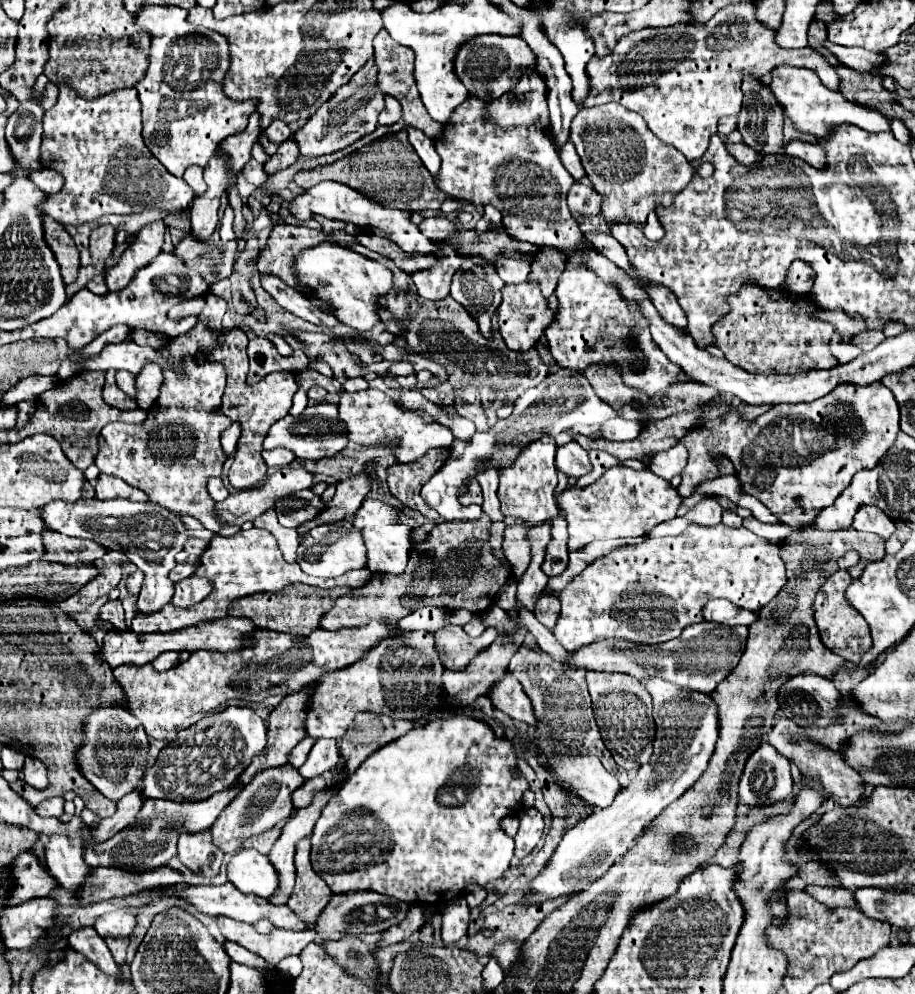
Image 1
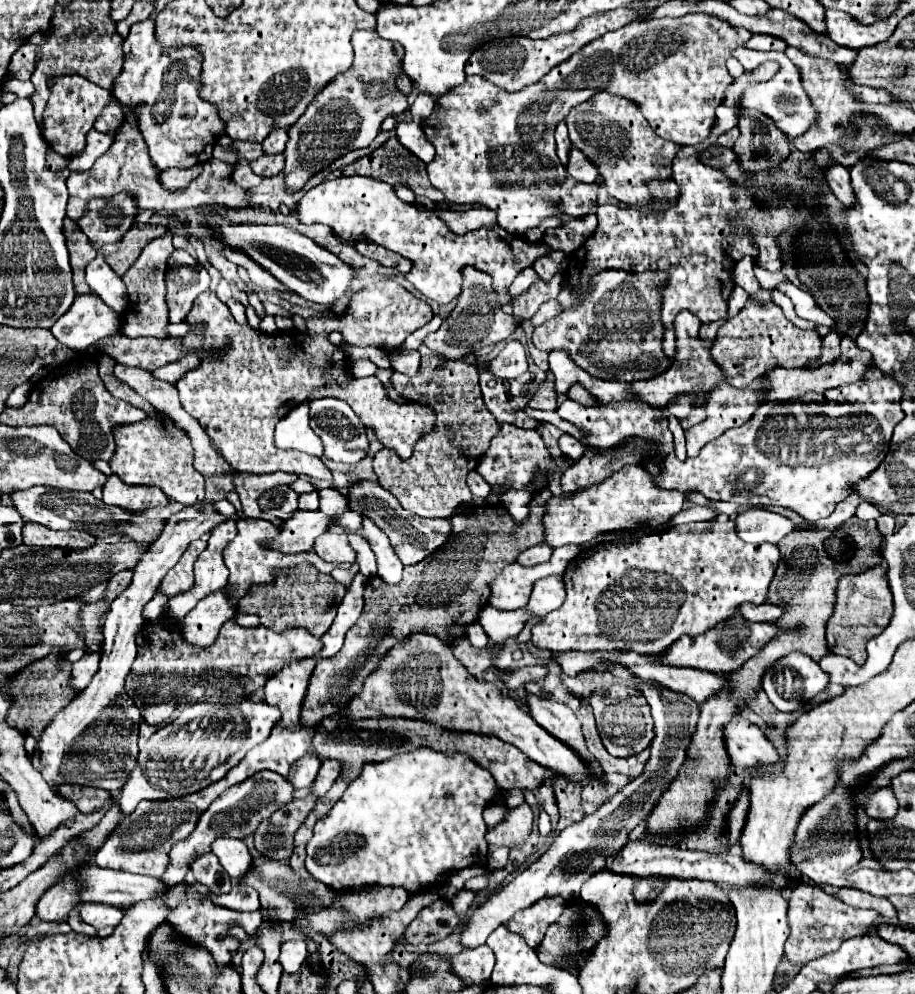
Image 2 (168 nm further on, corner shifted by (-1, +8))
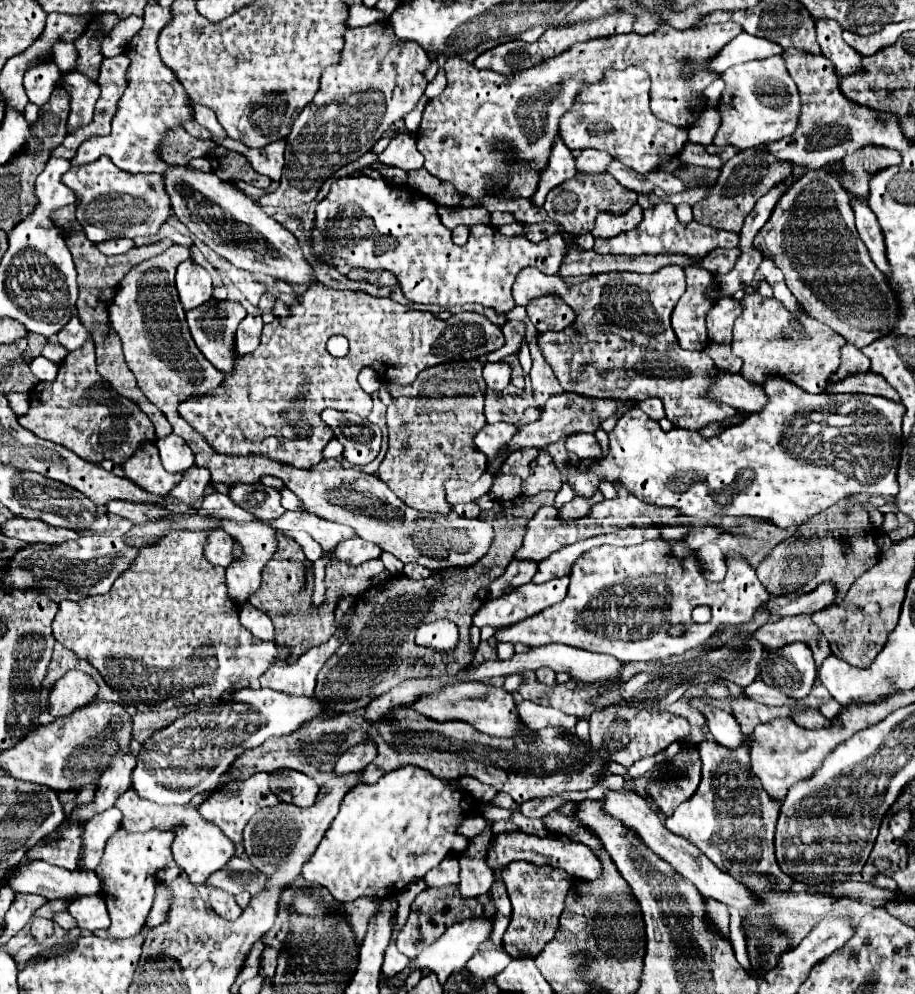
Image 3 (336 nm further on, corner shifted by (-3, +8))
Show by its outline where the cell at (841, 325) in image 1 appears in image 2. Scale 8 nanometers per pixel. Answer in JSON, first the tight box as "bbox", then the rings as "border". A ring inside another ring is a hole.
{"bbox":[779,282,835,328],"border":[[[787,282],[787,284],[779,284],[779,290],[785,292],[793,304],[795,304],[795,312],[799,318],[805,318],[805,320],[811,320],[815,324],[821,324],[821,326],[829,326],[829,328],[835,328],[835,320],[829,318],[827,312],[823,312],[821,306],[817,306],[817,302],[813,300],[813,296],[801,288],[797,288],[795,284]]]}

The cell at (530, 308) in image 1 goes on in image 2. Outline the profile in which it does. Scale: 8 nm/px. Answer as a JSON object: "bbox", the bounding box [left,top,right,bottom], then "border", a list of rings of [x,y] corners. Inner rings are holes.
{"bbox":[489,340,527,378],"border":[[[519,340],[509,342],[503,352],[491,360],[489,370],[499,378],[519,378],[527,370],[527,352]]]}

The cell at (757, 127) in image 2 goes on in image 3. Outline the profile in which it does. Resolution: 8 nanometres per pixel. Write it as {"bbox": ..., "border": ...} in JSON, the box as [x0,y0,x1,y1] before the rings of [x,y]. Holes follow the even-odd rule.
{"bbox":[693,146,791,234],"border":[[[757,146],[757,148],[745,150],[745,152],[737,152],[737,156],[733,156],[729,162],[723,164],[721,174],[719,174],[717,182],[709,188],[709,194],[705,196],[705,200],[701,200],[693,206],[695,222],[709,224],[709,226],[721,228],[721,230],[731,230],[737,234],[741,232],[743,220],[753,210],[755,202],[761,196],[765,196],[765,192],[769,192],[769,188],[773,188],[775,184],[785,180],[785,176],[789,176],[789,172],[791,172],[789,164],[777,164],[777,160],[773,160],[773,154],[765,152],[765,148],[767,146]]]}

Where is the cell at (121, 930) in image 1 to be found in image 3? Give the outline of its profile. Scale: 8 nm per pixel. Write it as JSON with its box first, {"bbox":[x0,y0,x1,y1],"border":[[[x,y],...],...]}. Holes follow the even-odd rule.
{"bbox":[67,894,109,930],"border":[[[101,894],[93,896],[79,896],[73,900],[67,908],[67,912],[77,920],[77,926],[81,930],[99,930],[99,928],[109,928],[109,912],[105,906],[105,900]]]}

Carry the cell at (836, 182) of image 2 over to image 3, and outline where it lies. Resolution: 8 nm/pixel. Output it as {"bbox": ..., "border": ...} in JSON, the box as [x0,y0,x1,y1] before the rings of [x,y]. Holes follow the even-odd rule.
{"bbox":[851,200,889,276],"border":[[[851,200],[853,210],[855,210],[855,222],[857,222],[857,232],[861,240],[865,242],[875,266],[887,276],[889,274],[889,262],[885,256],[885,240],[883,240],[883,230],[877,222],[877,216],[871,212],[867,204],[861,204],[861,200]]]}

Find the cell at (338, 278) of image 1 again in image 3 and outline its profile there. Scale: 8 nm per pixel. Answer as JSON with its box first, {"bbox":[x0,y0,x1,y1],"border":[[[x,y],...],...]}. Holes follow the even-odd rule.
{"bbox":[163,166,315,286],"border":[[[171,166],[163,172],[163,180],[165,180],[165,190],[171,198],[171,208],[173,214],[191,230],[191,234],[195,234],[201,242],[205,242],[211,250],[215,250],[219,256],[227,258],[231,264],[235,264],[237,268],[243,268],[247,272],[253,274],[269,274],[275,278],[281,278],[289,284],[305,284],[311,286],[315,284],[315,276],[311,266],[305,262],[301,248],[295,240],[295,236],[285,230],[277,220],[269,218],[243,190],[239,190],[233,184],[227,184],[223,180],[219,180],[219,176],[215,172],[201,172],[189,166]]]}

